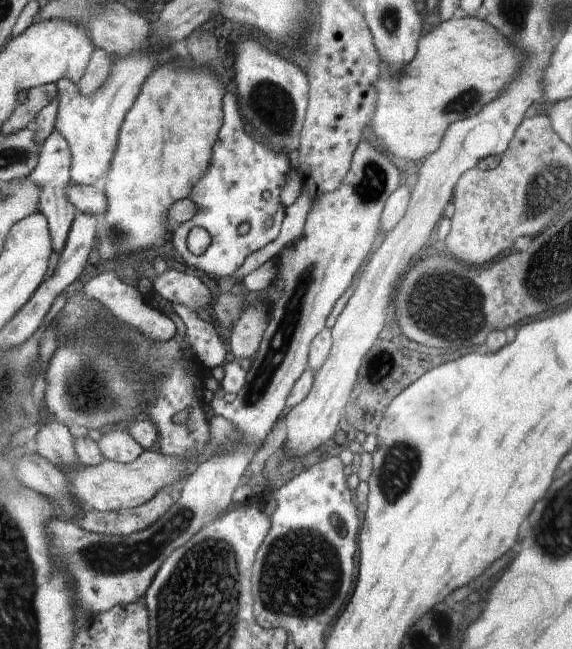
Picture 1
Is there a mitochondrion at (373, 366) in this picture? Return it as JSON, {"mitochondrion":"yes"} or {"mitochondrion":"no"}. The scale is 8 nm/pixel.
{"mitochondrion":"yes"}

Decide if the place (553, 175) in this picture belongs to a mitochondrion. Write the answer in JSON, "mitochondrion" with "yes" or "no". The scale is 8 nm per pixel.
{"mitochondrion":"yes"}

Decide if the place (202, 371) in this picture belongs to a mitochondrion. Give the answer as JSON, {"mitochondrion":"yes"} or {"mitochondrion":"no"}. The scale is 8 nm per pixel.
{"mitochondrion":"no"}

